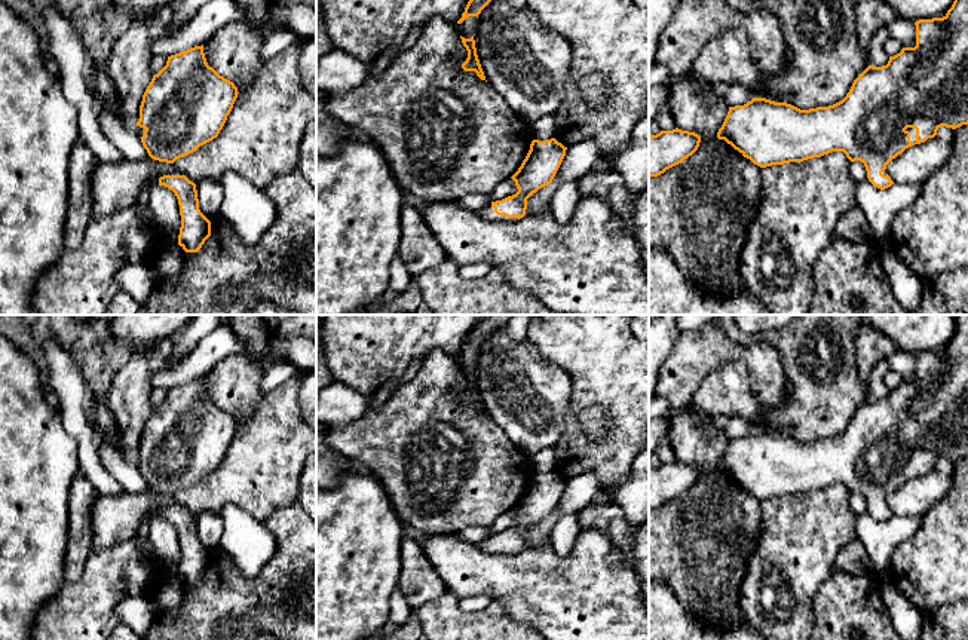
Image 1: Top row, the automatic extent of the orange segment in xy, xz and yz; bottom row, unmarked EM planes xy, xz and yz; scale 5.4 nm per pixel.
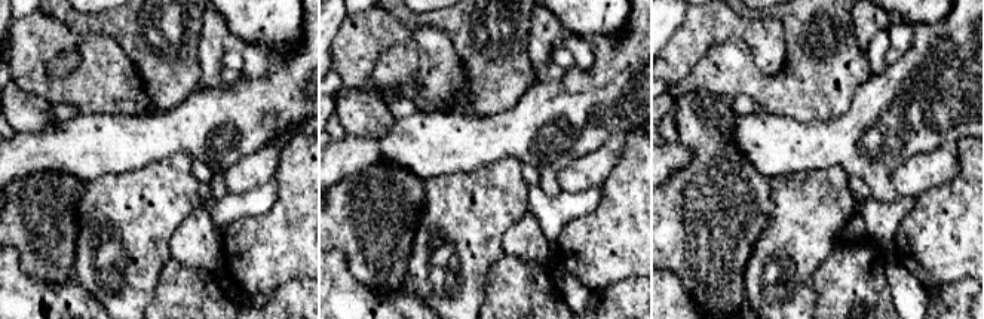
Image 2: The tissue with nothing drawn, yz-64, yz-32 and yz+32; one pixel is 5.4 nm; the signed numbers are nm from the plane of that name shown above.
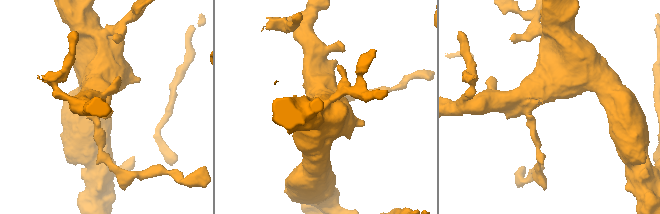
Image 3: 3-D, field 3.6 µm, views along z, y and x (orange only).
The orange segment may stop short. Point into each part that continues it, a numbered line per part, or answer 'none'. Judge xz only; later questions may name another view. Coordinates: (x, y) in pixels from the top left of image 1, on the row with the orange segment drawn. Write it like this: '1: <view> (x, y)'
1: xz (487, 213)

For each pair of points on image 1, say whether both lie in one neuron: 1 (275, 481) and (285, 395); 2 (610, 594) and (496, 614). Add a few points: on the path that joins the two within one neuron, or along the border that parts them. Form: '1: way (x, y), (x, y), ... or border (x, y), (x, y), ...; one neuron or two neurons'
1: way (275, 461), (278, 416); one neuron
2: border (492, 600), (498, 600), (514, 619), (527, 624); two neurons

